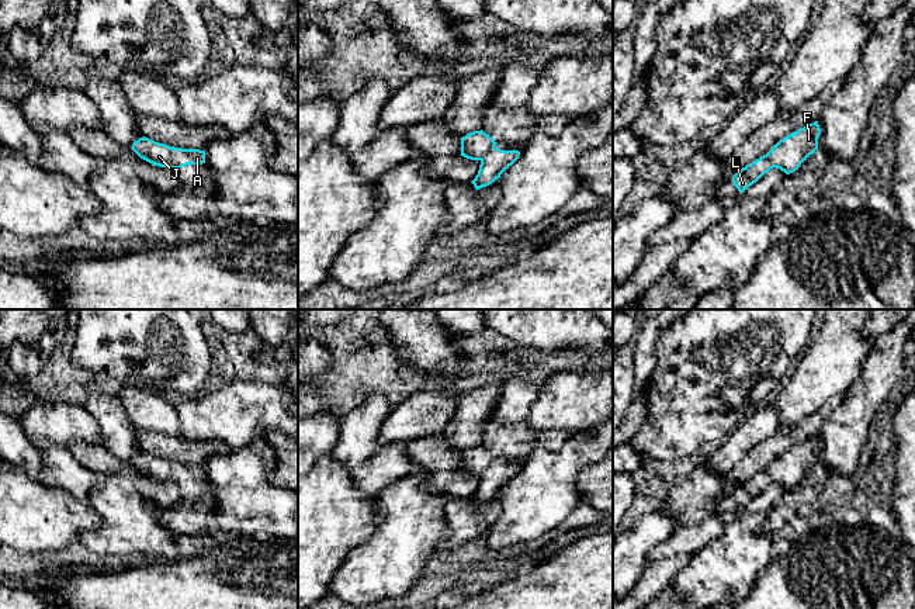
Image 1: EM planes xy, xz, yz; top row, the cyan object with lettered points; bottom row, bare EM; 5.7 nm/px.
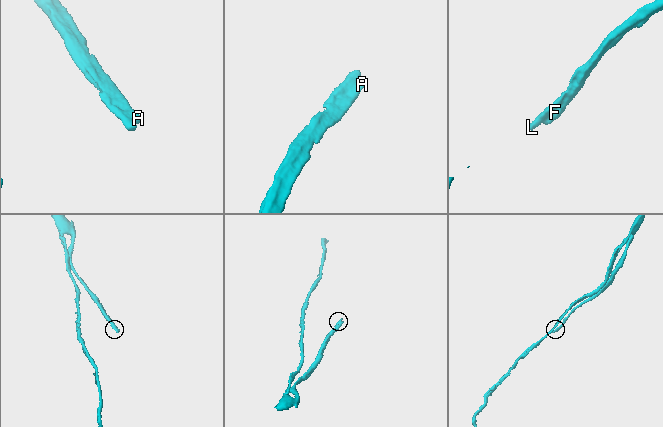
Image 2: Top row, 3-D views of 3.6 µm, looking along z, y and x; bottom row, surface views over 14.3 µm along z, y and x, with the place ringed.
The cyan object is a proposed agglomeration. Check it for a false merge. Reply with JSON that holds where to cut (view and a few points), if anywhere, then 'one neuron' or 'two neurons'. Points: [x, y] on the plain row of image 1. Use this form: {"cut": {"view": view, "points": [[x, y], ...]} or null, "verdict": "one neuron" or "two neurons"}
{"cut": null, "verdict": "one neuron"}

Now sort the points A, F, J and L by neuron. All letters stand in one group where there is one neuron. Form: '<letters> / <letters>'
A F J L

